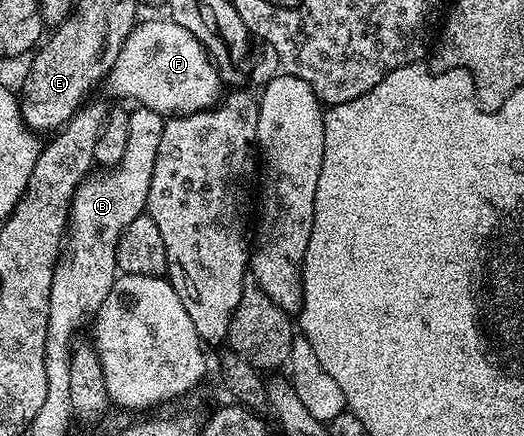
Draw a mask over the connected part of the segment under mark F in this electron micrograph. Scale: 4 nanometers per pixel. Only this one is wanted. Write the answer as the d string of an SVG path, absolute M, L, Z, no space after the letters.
M169 17L150 19L147 23L142 21L132 29L120 49L120 57L116 57L116 65L112 65L109 83L120 98L135 99L135 104L158 111L164 117L205 111L219 102L224 91L222 76L218 74L214 60L210 58L206 48L200 45L200 41L196 41L196 37L192 37L192 33L188 33L188 29L184 29L184 25L176 25Z

